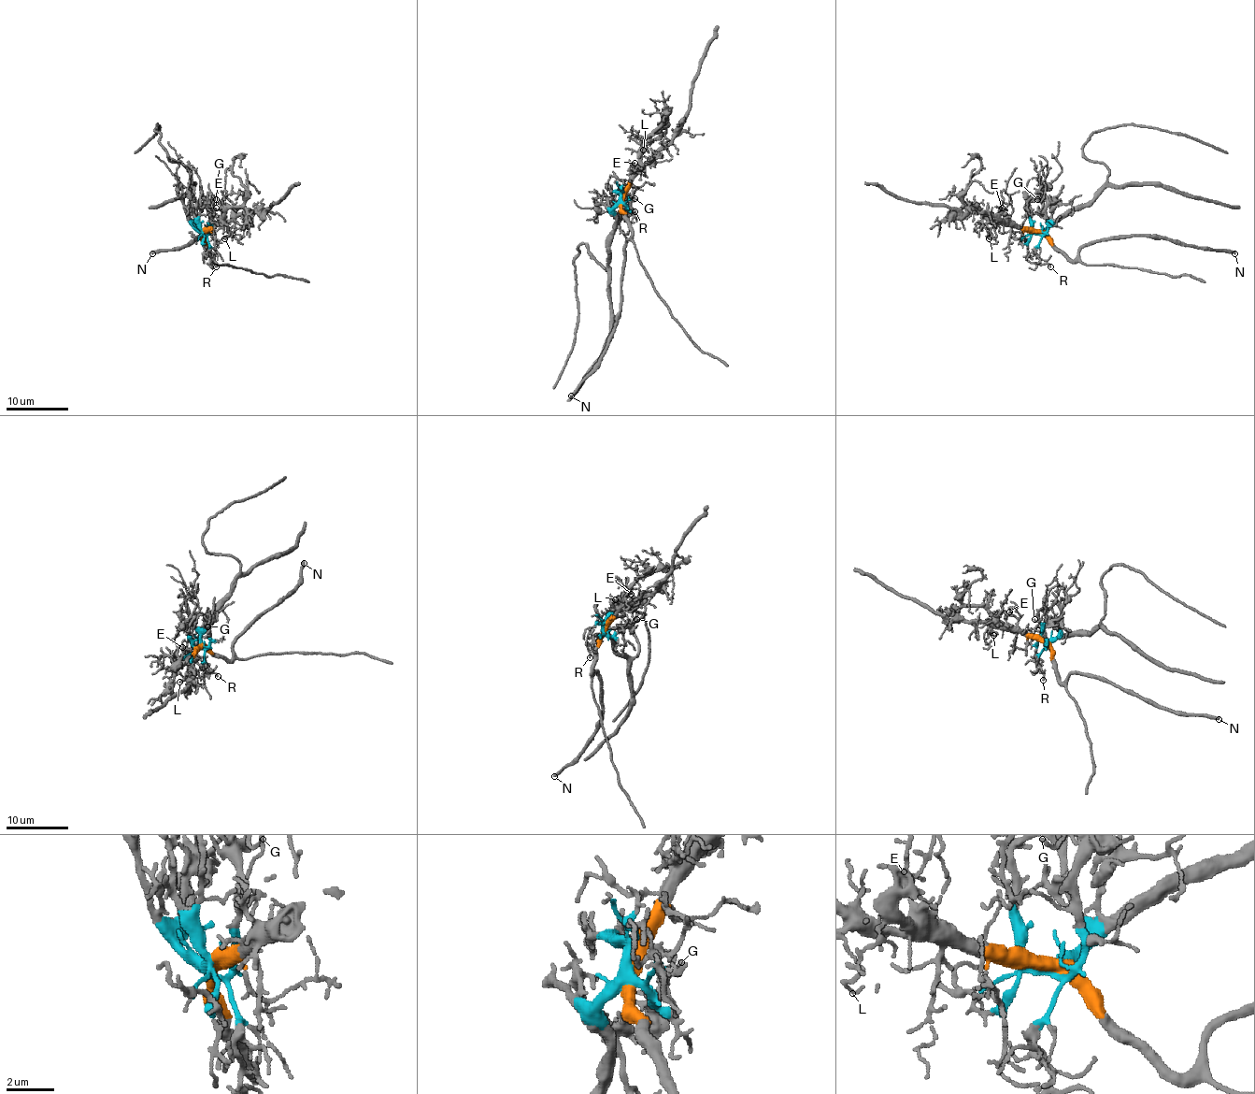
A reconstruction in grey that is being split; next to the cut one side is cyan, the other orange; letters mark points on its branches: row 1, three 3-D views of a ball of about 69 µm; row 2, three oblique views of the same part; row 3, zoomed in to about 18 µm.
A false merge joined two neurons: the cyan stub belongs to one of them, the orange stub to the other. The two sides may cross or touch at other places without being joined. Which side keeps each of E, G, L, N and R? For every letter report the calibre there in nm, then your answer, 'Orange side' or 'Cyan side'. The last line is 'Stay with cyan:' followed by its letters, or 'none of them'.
E: Thickness 120 nm. Orange side
G: Thickness 140 nm. Cyan side
L: Thickness 130 nm. Orange side
N: Thickness 300 nm. Orange side
R: Thickness 110 nm. Cyan side
Stay with cyan: G, R

